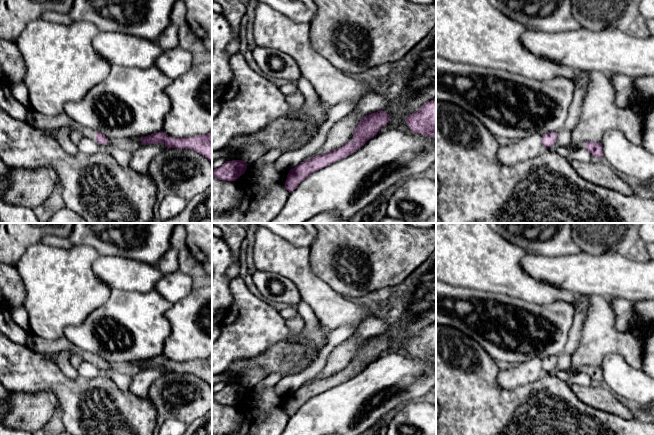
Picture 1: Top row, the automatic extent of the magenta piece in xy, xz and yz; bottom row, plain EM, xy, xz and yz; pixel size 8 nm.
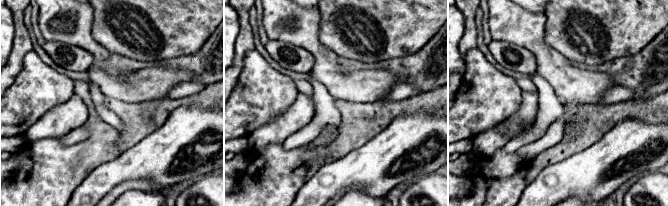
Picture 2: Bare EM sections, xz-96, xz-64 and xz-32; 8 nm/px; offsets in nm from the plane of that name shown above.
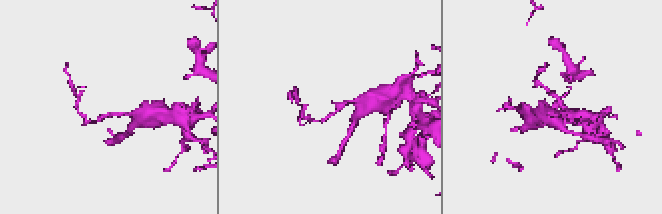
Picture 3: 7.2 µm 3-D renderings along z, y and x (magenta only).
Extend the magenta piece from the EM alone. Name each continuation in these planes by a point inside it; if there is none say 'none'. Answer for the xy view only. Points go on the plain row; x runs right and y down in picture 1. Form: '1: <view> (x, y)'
1: xy (41, 345)

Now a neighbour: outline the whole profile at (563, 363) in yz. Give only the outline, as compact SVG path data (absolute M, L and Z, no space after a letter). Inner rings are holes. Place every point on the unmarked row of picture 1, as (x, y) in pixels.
M562 353L557 357L557 363L553 370L547 372L546 374L552 375L554 377L561 376L564 371L571 368L571 355Z

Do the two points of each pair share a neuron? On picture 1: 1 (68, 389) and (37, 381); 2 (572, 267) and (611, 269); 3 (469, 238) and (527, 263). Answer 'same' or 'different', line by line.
1: same
2: same
3: different

